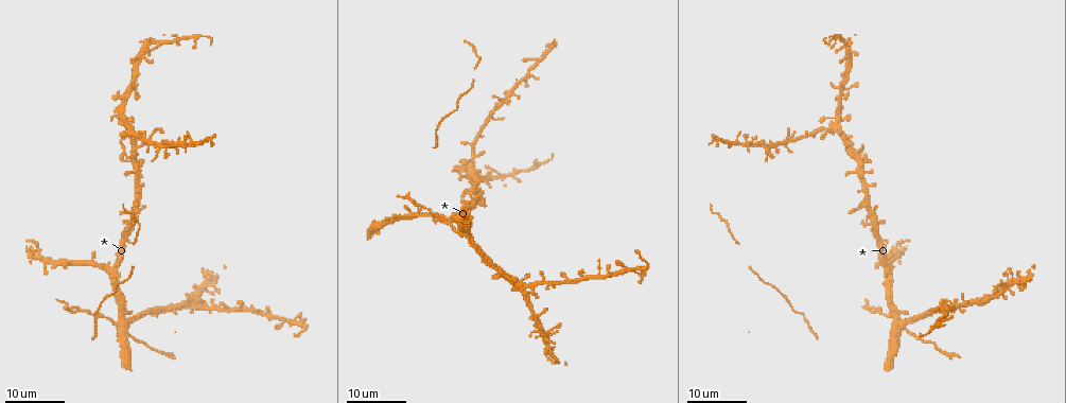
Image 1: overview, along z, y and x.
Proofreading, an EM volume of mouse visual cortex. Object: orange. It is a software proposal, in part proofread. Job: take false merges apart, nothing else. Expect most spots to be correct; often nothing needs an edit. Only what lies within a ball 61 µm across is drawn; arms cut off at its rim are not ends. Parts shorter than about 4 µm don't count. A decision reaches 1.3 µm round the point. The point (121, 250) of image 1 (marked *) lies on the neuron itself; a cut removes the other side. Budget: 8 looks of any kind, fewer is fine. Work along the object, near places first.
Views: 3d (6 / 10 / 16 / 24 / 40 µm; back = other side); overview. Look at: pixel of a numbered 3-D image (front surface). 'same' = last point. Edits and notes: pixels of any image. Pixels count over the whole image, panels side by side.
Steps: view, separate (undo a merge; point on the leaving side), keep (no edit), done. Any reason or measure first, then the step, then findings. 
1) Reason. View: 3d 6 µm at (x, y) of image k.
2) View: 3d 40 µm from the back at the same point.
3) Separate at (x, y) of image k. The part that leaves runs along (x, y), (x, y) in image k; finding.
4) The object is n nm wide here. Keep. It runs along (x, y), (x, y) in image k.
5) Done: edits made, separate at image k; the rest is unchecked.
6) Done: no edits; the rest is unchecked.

Three-way junction. View: 3d 24 µm at (502, 100) of image 1.

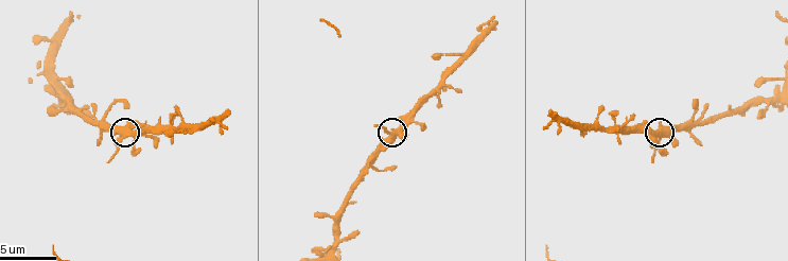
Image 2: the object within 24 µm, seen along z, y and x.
Zoom in. View: 3d 6 µm at (123, 137) of image 2.

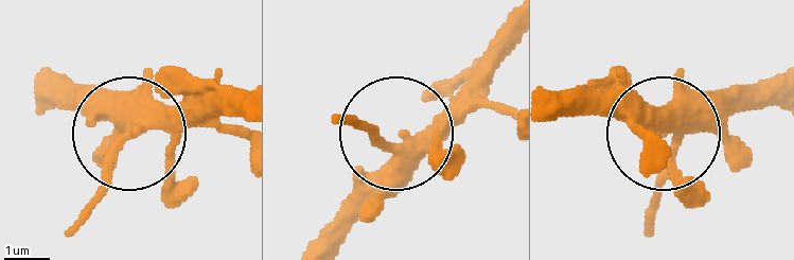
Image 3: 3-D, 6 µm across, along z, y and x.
The object is 310 nm wide here. Keep. It runs along (317, 239), (393, 148), (508, 49) in image 3; one neuron here.

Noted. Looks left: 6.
Calibre changes. View: 3d 10 µm at (622, 128) of image 2.

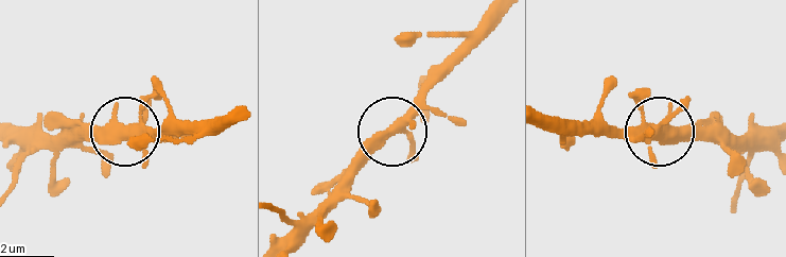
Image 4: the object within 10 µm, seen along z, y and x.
View: 3d 6 µm at (126, 132) of image 4.

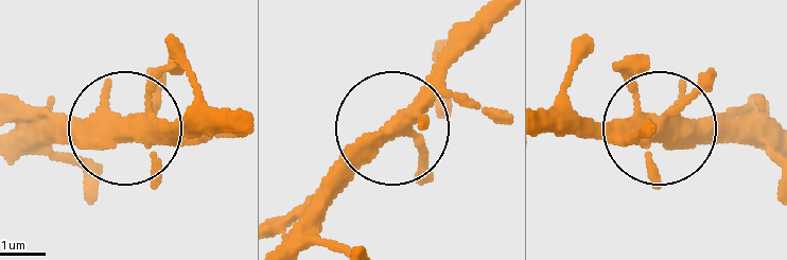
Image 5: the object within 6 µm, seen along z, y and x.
The object is 380 nm wide here. Keep. It runs along (16, 134), (209, 134) in image 5; one neuron here.

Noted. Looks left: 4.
Three arms meet. View: 3d 24 µm at (522, 290) of image 1.

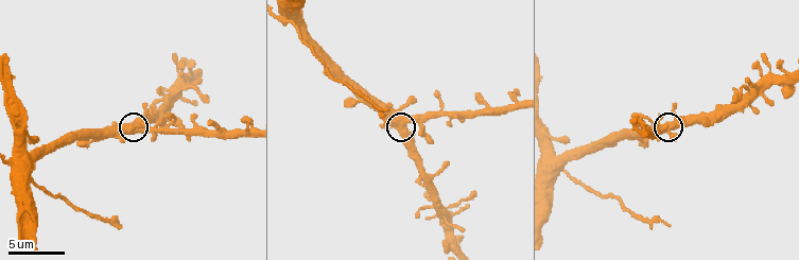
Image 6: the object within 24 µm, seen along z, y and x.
View: 3d 10 µm at (403, 127) of image 6.

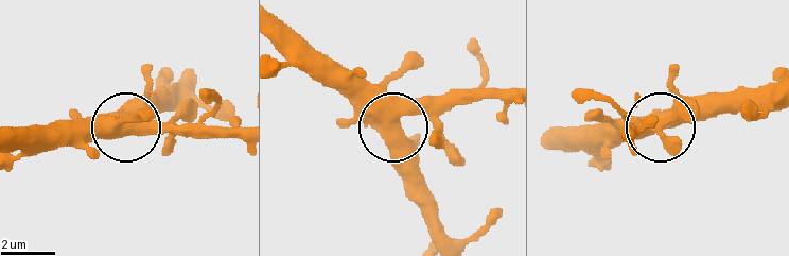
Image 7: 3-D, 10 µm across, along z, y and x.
3 arms meet here. Keep. One neuron here.

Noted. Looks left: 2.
View: 3d 10 µm at (63, 98) of image 2.

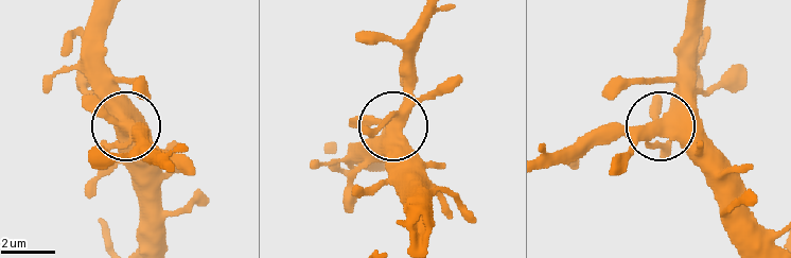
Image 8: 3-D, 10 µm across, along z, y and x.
View: 3d 10 µm from the back at (123, 124) of image 8.

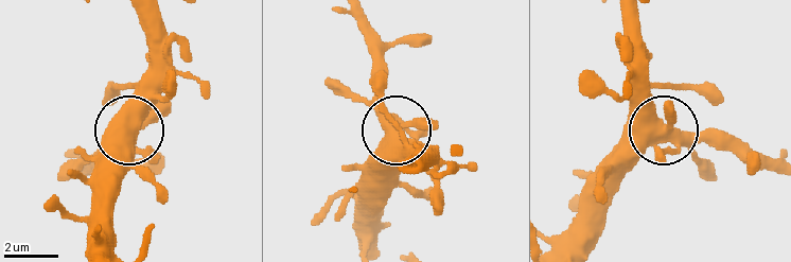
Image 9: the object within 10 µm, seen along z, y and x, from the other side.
4 arms meet here. Keep. Continuous, no second neuron.

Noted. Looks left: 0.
Done: no edits; the rest is unchecked.

